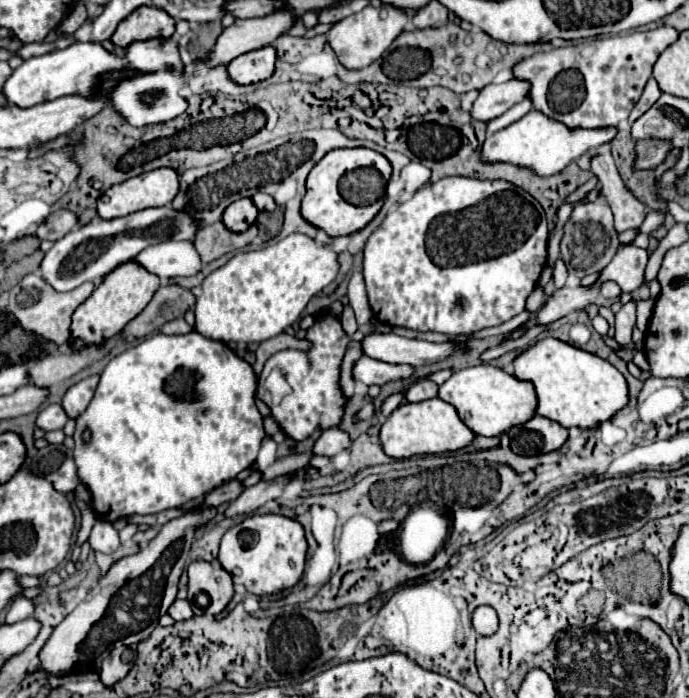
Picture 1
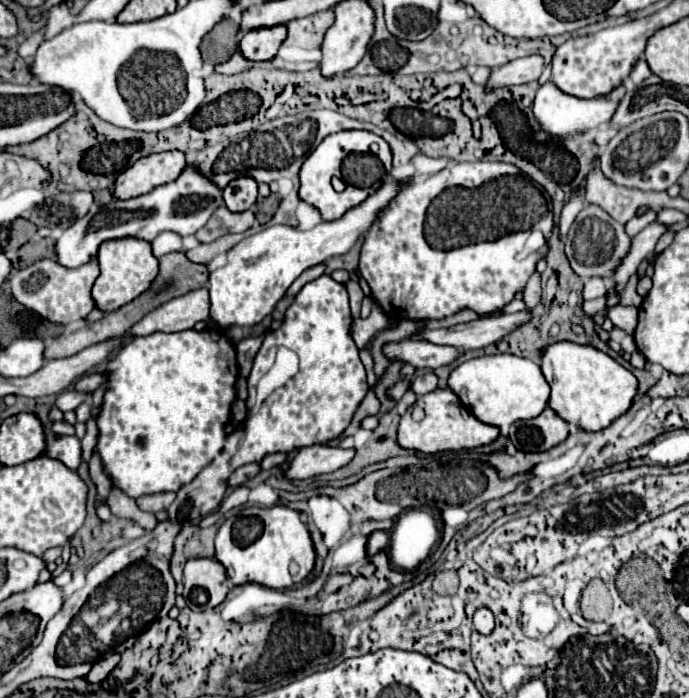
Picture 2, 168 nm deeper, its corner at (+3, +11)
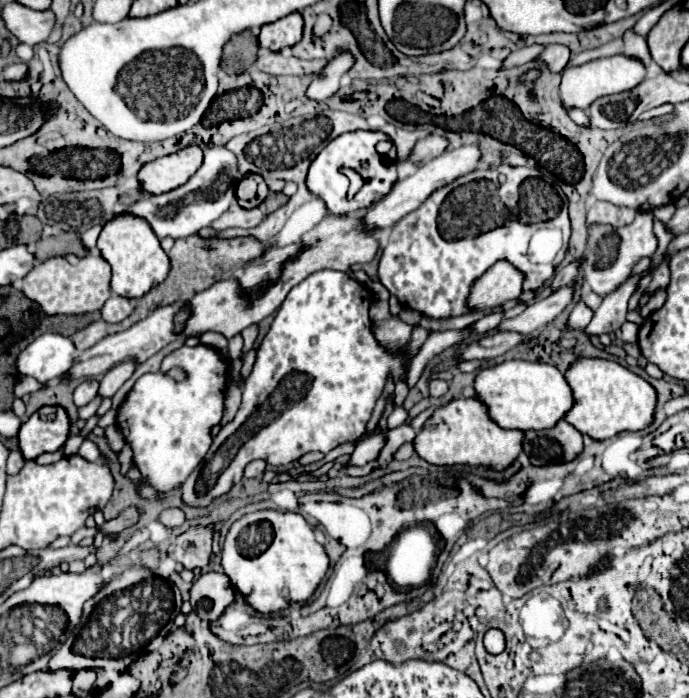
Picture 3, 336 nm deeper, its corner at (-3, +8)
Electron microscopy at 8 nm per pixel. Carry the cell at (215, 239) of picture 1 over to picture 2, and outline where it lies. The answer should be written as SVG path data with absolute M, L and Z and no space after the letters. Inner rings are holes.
M222 205L214 211L214 217L210 217L210 221L196 233L196 239L200 243L210 243L228 233L242 233L242 231L250 229L252 225L254 225L252 211L232 213L226 209L226 205Z

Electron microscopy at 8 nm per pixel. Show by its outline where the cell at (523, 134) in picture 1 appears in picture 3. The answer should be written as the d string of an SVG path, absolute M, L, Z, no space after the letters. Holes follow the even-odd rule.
M624 54L596 58L586 64L580 64L580 66L568 66L564 70L562 84L560 84L560 96L562 96L562 102L566 108L578 106L578 108L586 110L588 104L592 104L592 100L596 100L600 96L632 90L636 84L640 84L644 80L644 76L646 76L646 66L638 58L624 56Z

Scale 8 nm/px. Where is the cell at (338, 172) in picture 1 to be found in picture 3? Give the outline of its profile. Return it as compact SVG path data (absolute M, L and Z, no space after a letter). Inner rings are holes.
M364 130L346 132L338 138L334 138L310 164L308 180L306 180L308 190L312 194L320 196L324 200L326 208L336 214L350 214L350 212L356 212L360 208L368 208L370 204L382 200L392 190L392 186L396 182L396 156L392 152L380 156L376 152L376 144L380 140L388 140L388 136L382 132L364 132ZM340 168L356 168L364 178L364 188L352 200L346 198L348 188L340 186Z

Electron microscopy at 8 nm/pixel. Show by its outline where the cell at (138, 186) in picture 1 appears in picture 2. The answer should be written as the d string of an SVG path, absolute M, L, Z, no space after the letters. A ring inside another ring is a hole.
M166 151L138 159L130 169L114 181L112 193L116 199L132 199L150 193L154 187L174 181L186 167L182 151Z

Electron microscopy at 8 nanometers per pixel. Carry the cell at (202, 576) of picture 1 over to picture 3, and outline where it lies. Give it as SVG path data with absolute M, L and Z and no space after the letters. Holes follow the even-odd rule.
M208 572L194 580L190 590L192 610L206 622L214 622L234 602L234 588L224 572Z

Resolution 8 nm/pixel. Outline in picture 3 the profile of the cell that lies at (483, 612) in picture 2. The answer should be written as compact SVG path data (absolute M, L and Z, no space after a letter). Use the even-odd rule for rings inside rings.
M488 630L484 636L484 646L490 654L500 654L504 652L504 634L500 630Z

